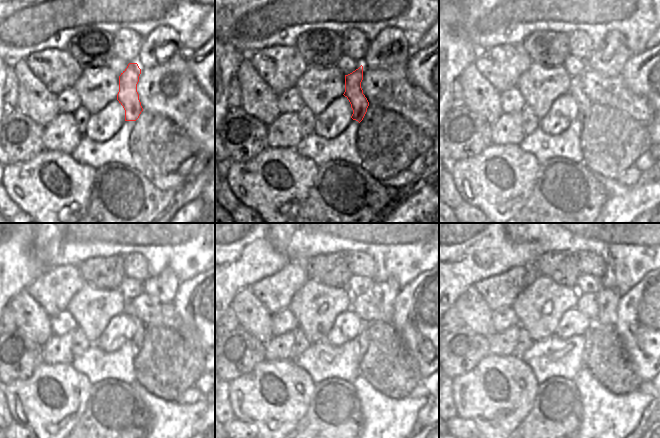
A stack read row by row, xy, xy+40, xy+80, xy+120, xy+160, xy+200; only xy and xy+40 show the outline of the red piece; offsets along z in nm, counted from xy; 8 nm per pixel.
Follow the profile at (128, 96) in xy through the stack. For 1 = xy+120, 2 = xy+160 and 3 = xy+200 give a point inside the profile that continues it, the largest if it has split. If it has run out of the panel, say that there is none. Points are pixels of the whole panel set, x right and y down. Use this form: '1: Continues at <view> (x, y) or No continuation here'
1: Continues at xy+120 (137, 339)
2: Continues at xy+160 (362, 337)
3: Continues at xy+200 (587, 335)

